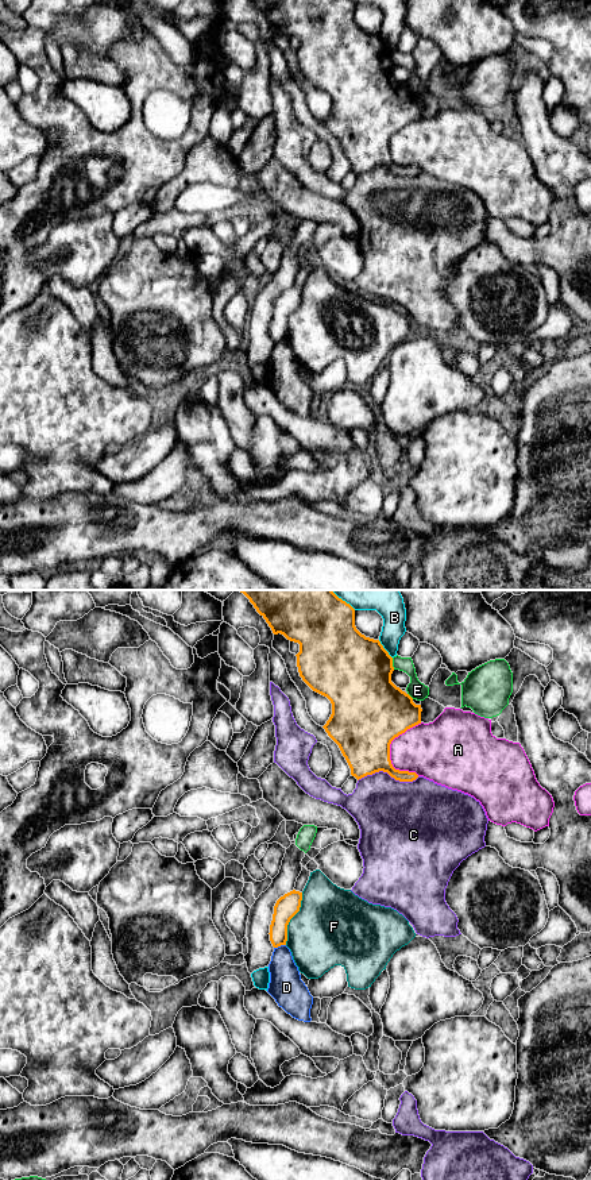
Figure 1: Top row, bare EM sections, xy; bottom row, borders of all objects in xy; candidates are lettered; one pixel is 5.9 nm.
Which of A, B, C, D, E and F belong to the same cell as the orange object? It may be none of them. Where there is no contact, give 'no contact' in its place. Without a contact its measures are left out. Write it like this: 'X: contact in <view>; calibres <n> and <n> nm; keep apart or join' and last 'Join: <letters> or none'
A: contact in xy; calibres 440 and 320 nm; keep apart
B: contact in xy; calibres 440 and 150 nm; keep apart
C: contact in xy; calibres 320 and 420 nm; keep apart
D: contact in xy; calibres 140 and 200 nm; keep apart
E: contact in xy; calibres 440 and 110 nm; keep apart
F: contact in xy; calibres 140 and 440 nm; keep apart
Join: none

